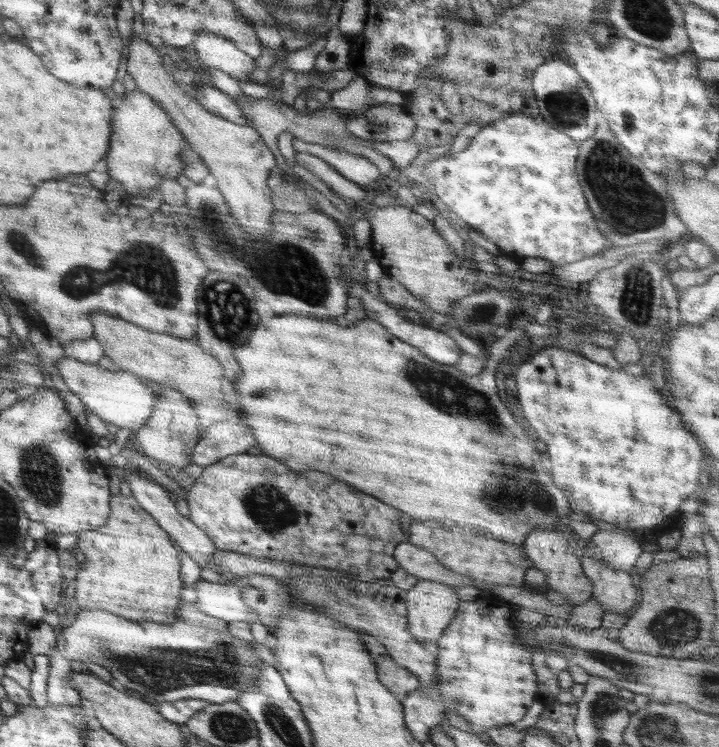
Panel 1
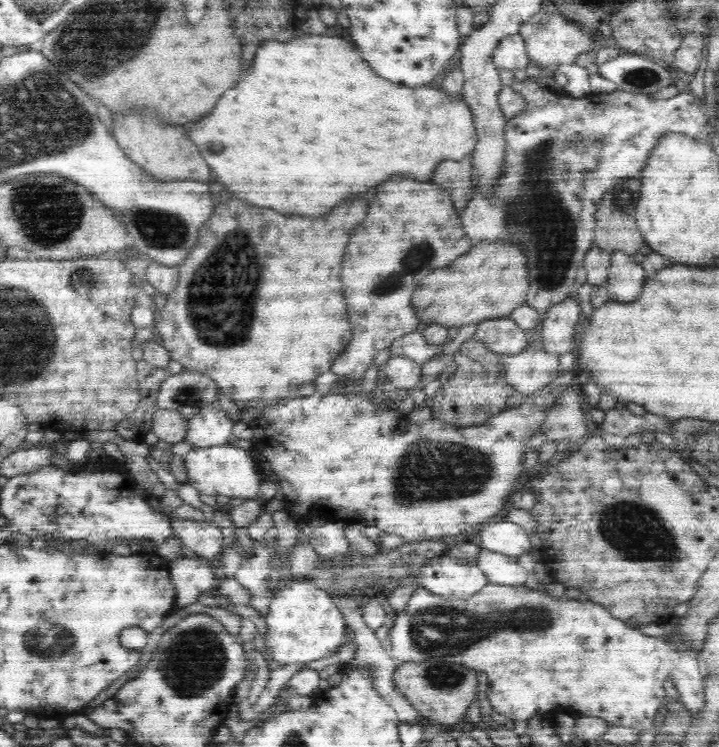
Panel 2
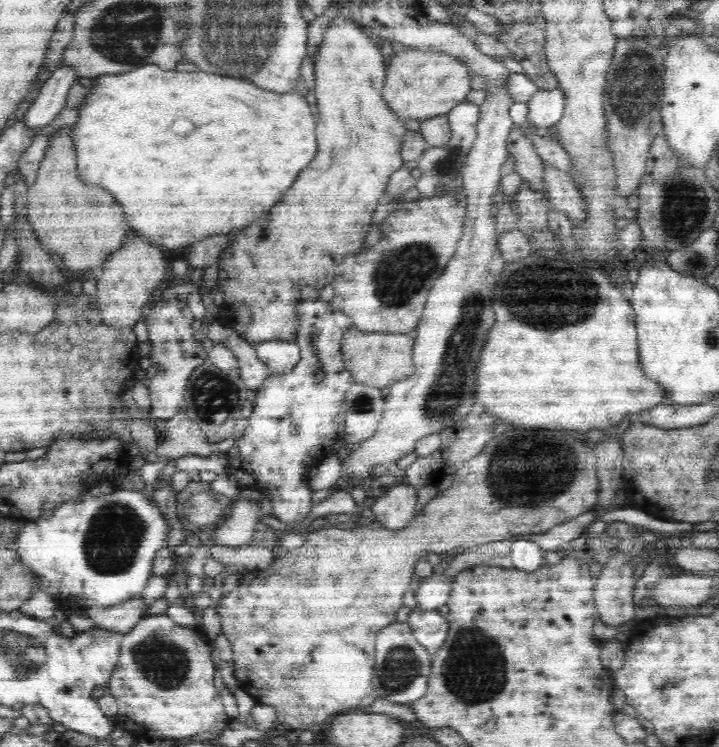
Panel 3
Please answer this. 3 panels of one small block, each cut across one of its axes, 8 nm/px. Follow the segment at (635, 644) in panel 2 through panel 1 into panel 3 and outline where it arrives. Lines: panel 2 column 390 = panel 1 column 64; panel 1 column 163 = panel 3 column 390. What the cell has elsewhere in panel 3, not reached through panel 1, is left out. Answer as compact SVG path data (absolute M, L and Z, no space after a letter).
M407 621L394 622L382 628L378 632L374 649L376 656L372 684L380 698L409 705L426 694L431 674L430 653L418 643Z

